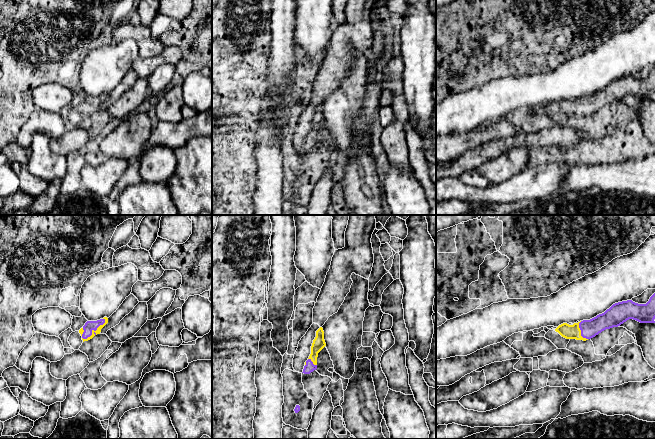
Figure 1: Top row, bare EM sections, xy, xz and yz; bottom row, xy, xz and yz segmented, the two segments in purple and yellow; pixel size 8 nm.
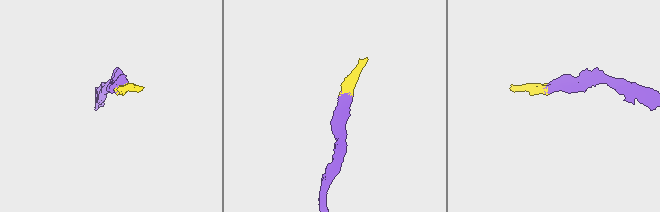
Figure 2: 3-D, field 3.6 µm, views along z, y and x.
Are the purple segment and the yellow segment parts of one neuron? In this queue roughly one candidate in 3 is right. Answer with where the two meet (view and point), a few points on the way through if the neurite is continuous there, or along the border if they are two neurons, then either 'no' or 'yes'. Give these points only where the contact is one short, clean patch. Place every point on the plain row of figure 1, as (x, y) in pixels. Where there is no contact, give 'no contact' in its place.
xy (95, 106) | across xy (89, 101), (95, 106), (100, 103) | yes

